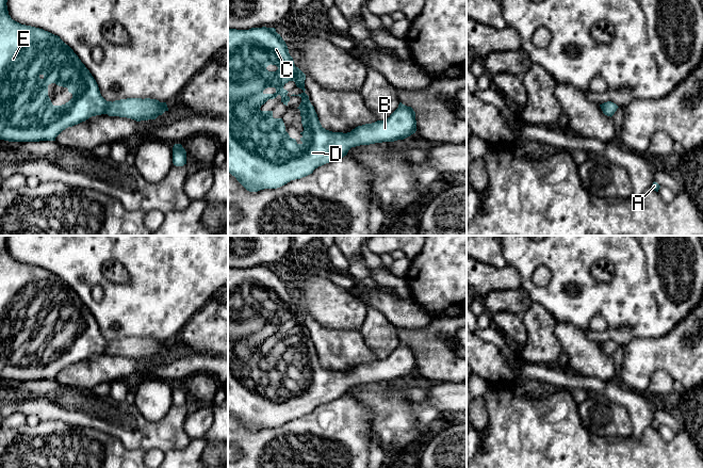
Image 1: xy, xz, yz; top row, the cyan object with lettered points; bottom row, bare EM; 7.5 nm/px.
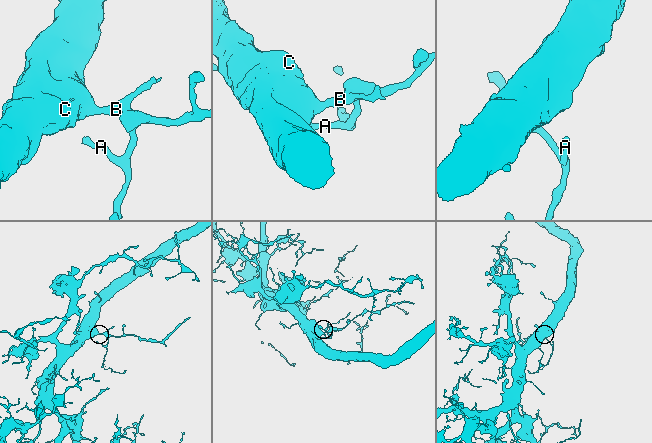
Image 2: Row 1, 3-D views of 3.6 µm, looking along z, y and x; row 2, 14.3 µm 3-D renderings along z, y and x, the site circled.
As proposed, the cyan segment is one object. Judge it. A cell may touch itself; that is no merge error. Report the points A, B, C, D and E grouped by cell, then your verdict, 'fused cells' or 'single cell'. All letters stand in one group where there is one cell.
A B C D E; single cell

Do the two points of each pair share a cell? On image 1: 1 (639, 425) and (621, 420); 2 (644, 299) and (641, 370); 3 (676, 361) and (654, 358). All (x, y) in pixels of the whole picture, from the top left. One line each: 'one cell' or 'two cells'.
1: two cells
2: two cells
3: one cell

